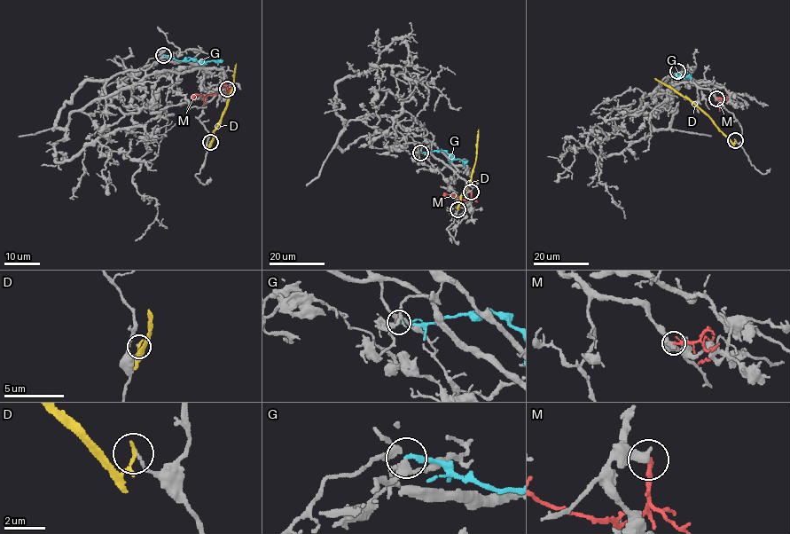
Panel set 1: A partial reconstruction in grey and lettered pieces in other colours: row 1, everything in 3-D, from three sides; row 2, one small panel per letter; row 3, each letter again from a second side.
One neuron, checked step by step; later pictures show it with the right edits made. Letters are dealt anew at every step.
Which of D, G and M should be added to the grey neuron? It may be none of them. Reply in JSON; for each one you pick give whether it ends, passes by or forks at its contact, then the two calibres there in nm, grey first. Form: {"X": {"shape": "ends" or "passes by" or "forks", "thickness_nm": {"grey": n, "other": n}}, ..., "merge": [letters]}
{"merge": []}

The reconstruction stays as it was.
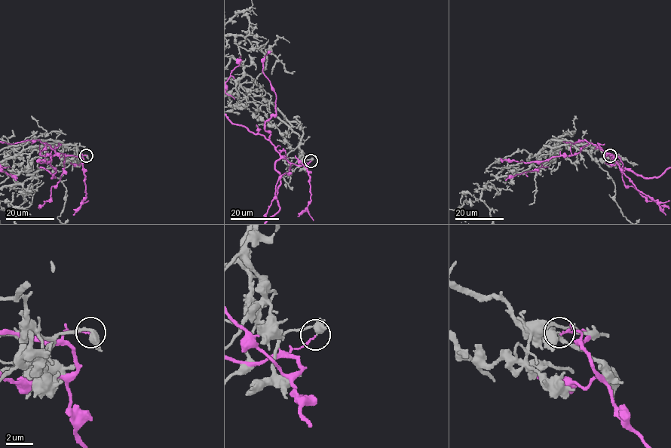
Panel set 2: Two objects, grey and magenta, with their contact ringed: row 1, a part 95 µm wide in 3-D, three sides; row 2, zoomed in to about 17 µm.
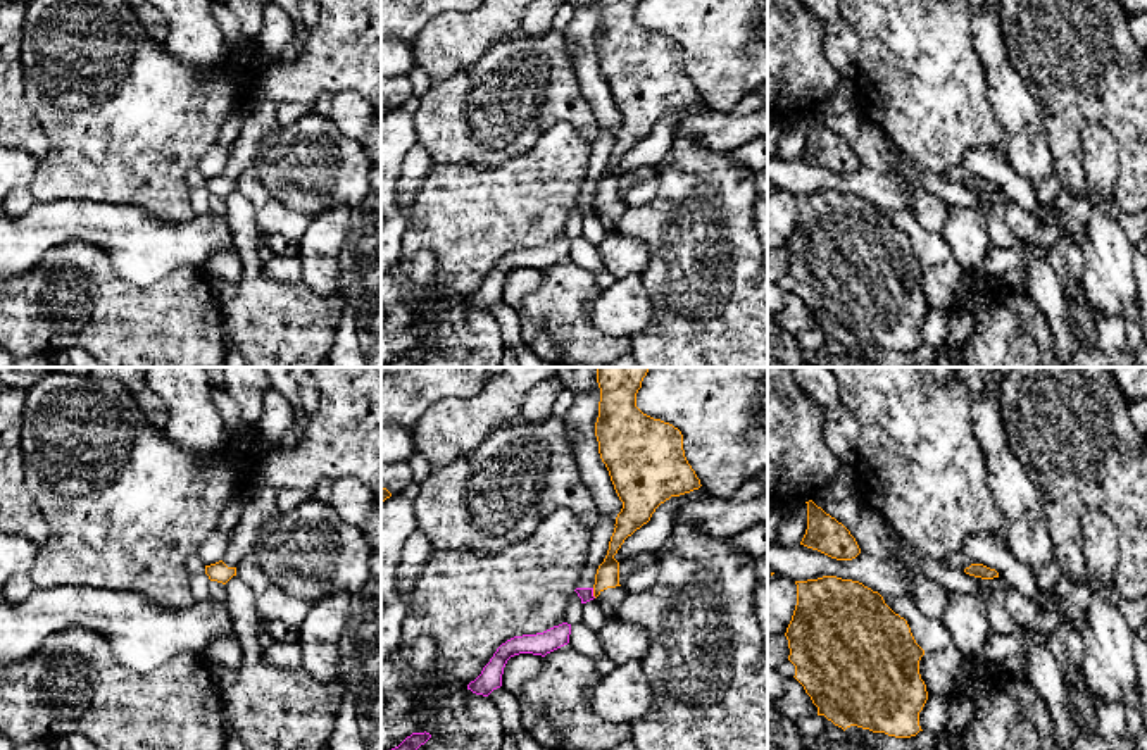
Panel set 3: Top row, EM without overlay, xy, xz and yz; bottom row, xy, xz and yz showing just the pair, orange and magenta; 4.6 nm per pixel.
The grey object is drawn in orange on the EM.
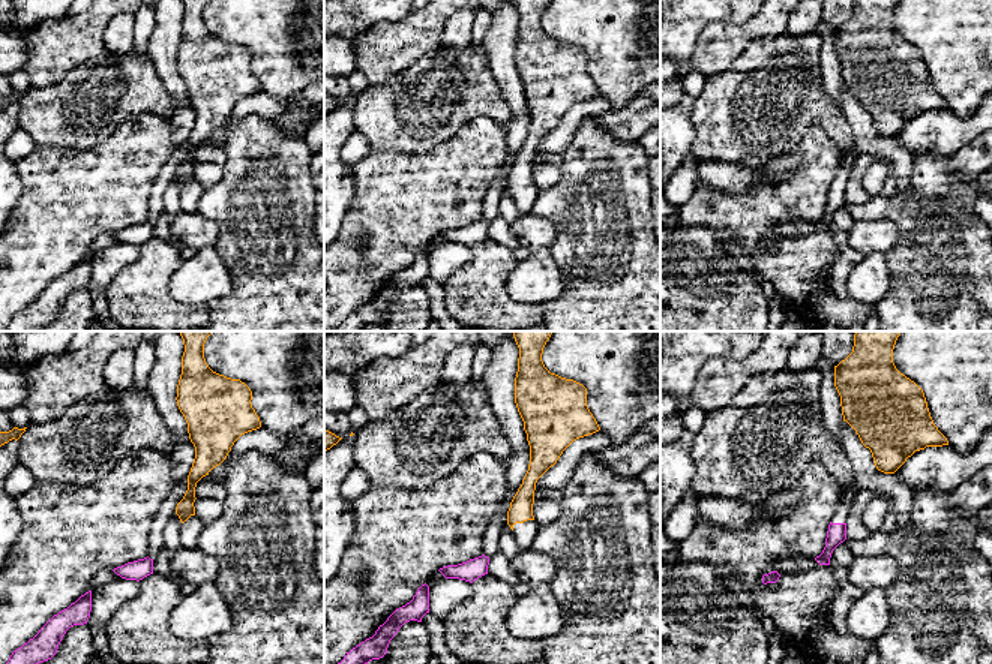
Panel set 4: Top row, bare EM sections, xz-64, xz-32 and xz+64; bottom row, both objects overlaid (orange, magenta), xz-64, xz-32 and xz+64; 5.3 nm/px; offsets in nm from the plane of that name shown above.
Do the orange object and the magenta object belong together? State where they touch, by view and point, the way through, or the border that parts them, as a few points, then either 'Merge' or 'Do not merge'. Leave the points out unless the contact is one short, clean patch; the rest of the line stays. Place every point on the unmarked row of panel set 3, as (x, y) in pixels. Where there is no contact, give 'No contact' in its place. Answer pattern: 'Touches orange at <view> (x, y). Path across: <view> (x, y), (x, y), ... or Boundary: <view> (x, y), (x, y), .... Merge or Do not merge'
Touches orange at xz (594, 207). Boundary: xz (592, 202), (595, 211). Do not merge

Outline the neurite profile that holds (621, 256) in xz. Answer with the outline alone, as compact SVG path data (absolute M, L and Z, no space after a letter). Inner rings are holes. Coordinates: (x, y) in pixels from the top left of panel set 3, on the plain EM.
M607 234L597 248L602 257L604 269L617 279L630 274L642 276L650 259L649 247L633 236Z

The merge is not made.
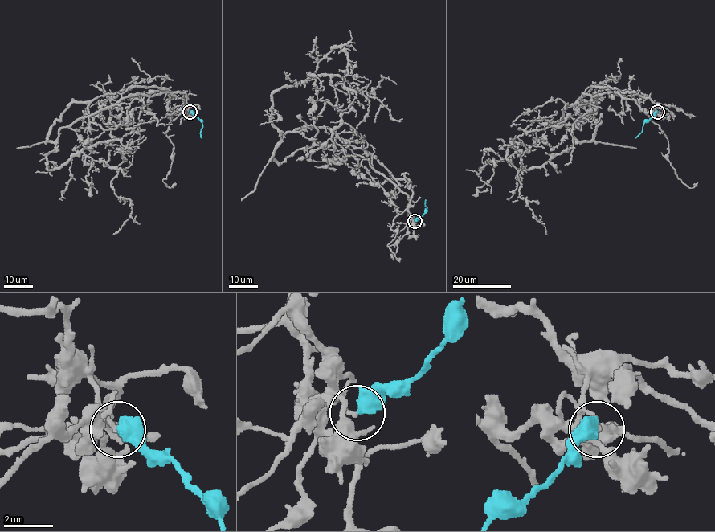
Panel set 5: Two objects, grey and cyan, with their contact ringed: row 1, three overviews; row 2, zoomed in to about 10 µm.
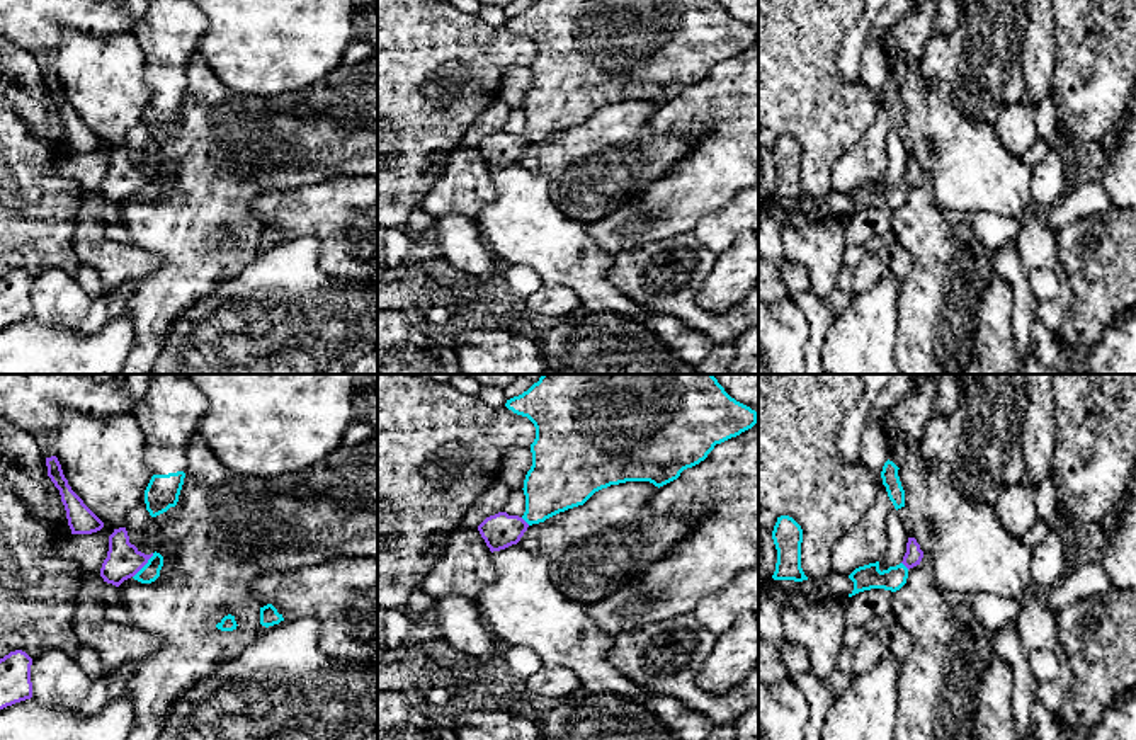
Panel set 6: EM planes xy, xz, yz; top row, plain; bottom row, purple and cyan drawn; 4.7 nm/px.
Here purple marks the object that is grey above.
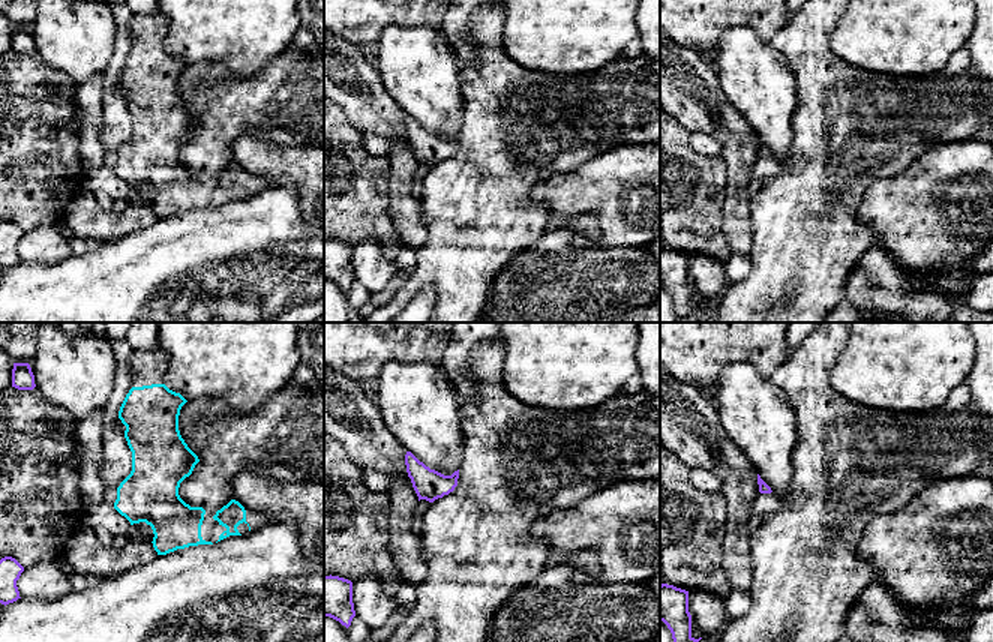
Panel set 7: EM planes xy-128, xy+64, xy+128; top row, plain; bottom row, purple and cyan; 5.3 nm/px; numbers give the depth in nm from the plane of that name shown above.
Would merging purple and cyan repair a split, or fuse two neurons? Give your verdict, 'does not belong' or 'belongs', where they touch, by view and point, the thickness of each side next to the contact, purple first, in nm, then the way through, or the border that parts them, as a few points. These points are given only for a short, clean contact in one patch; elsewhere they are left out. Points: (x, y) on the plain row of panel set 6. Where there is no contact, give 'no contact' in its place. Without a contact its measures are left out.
does not belong | xy (145, 182) | 160/90 nm | along xy (153, 172), (133, 196)

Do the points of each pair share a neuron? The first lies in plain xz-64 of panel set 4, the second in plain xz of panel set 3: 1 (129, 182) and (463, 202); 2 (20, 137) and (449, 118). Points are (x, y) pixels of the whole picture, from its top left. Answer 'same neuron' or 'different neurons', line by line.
1: same neuron
2: different neurons

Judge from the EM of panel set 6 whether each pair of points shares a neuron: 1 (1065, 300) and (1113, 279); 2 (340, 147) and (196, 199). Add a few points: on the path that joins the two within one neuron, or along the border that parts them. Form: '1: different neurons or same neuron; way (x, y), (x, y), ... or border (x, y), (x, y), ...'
1: different neurons; border (1060, 259), (1072, 291), (1072, 308), (1056, 332)
2: same neuron; way (305, 147), (254, 147), (237, 164), (232, 164)

